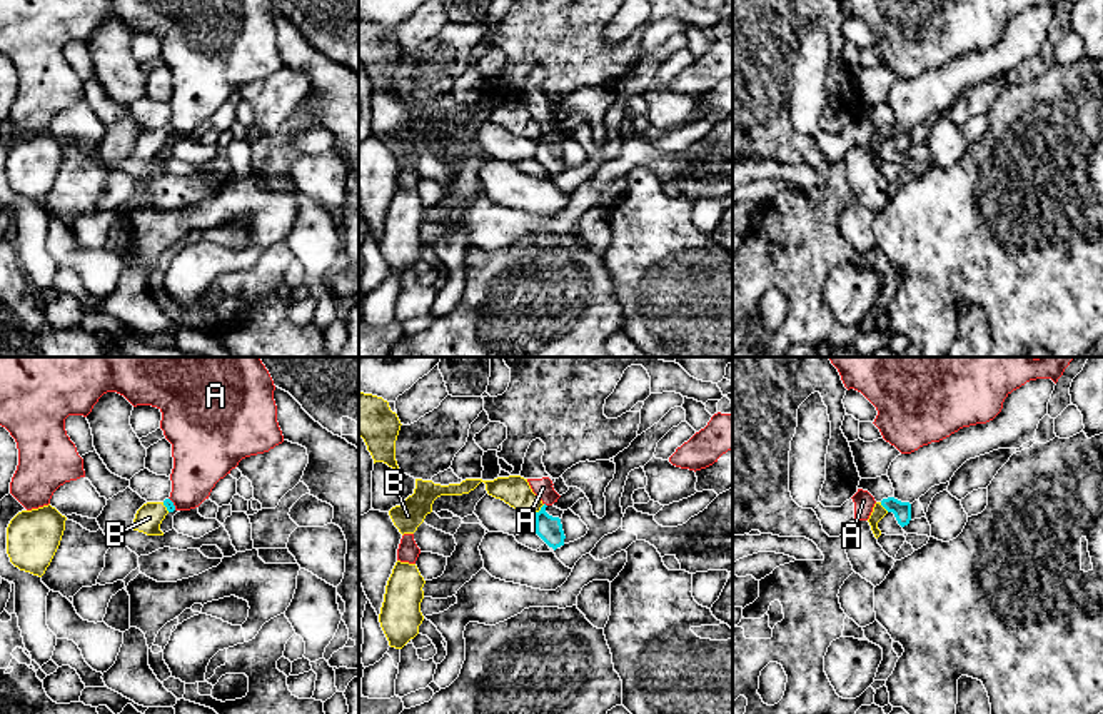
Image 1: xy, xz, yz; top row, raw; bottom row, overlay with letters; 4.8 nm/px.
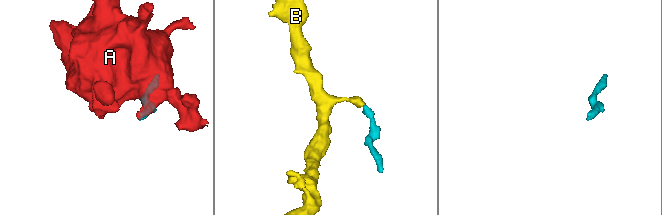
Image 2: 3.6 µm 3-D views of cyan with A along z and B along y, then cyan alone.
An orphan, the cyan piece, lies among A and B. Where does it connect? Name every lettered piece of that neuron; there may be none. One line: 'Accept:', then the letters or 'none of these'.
Accept: B

